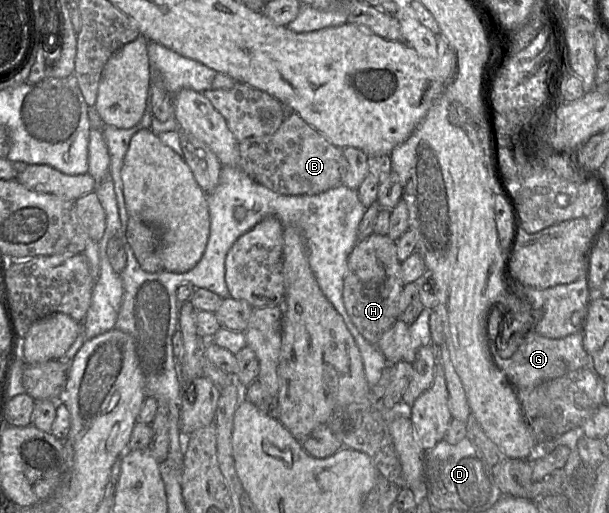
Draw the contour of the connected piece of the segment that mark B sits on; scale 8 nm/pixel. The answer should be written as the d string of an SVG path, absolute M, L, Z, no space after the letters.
M295 112L288 113L275 133L239 141L239 152L240 168L280 194L317 195L343 183L346 169L343 148L332 144Z

